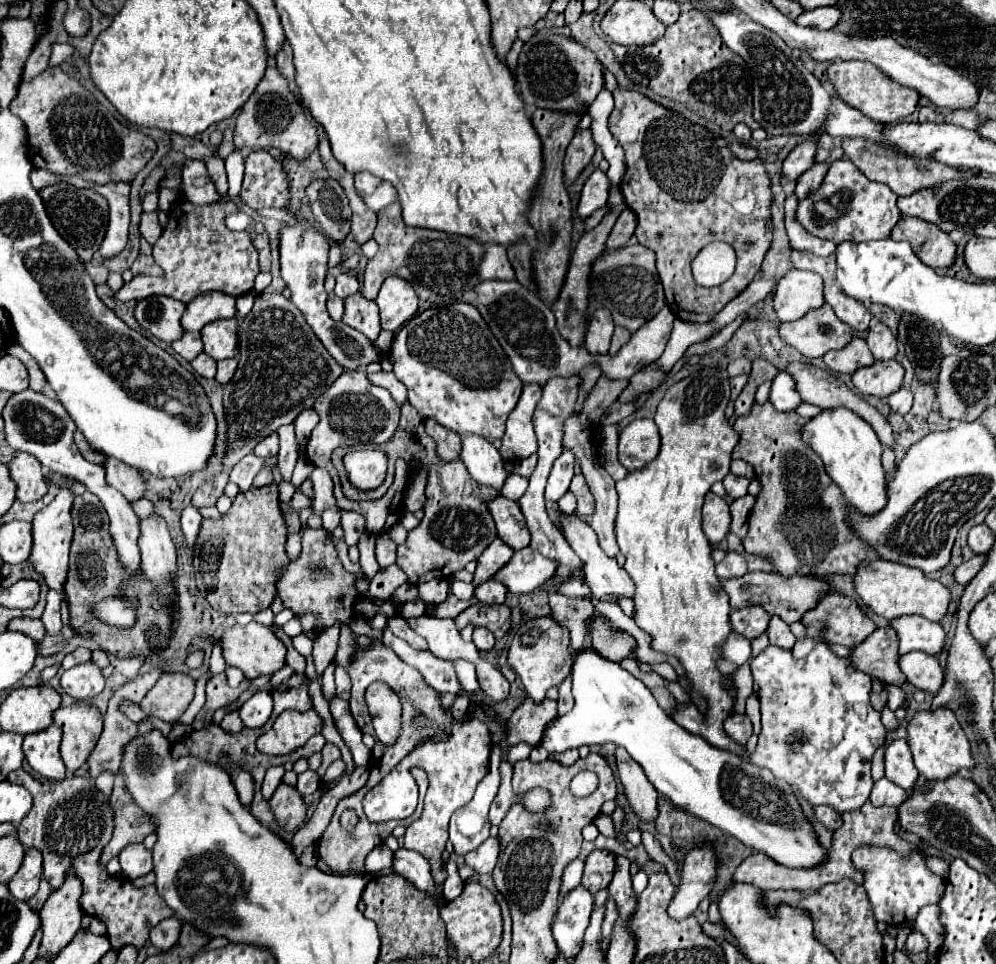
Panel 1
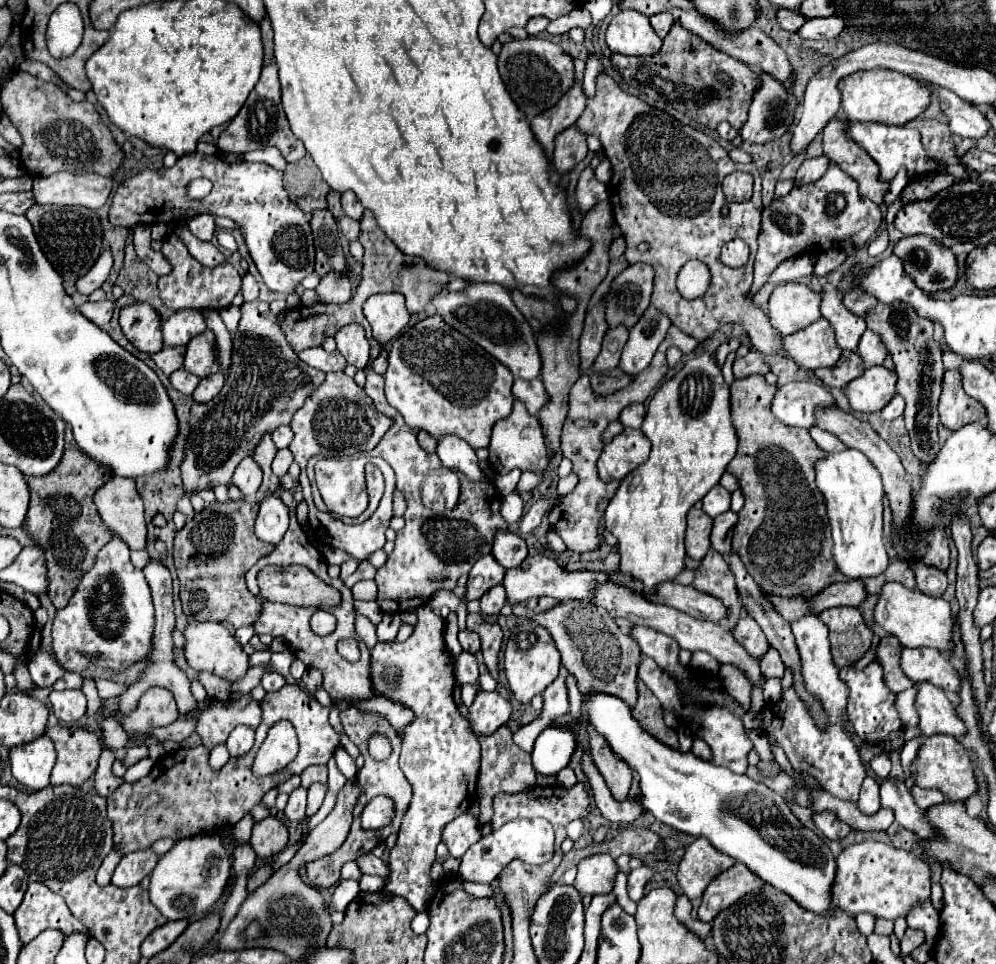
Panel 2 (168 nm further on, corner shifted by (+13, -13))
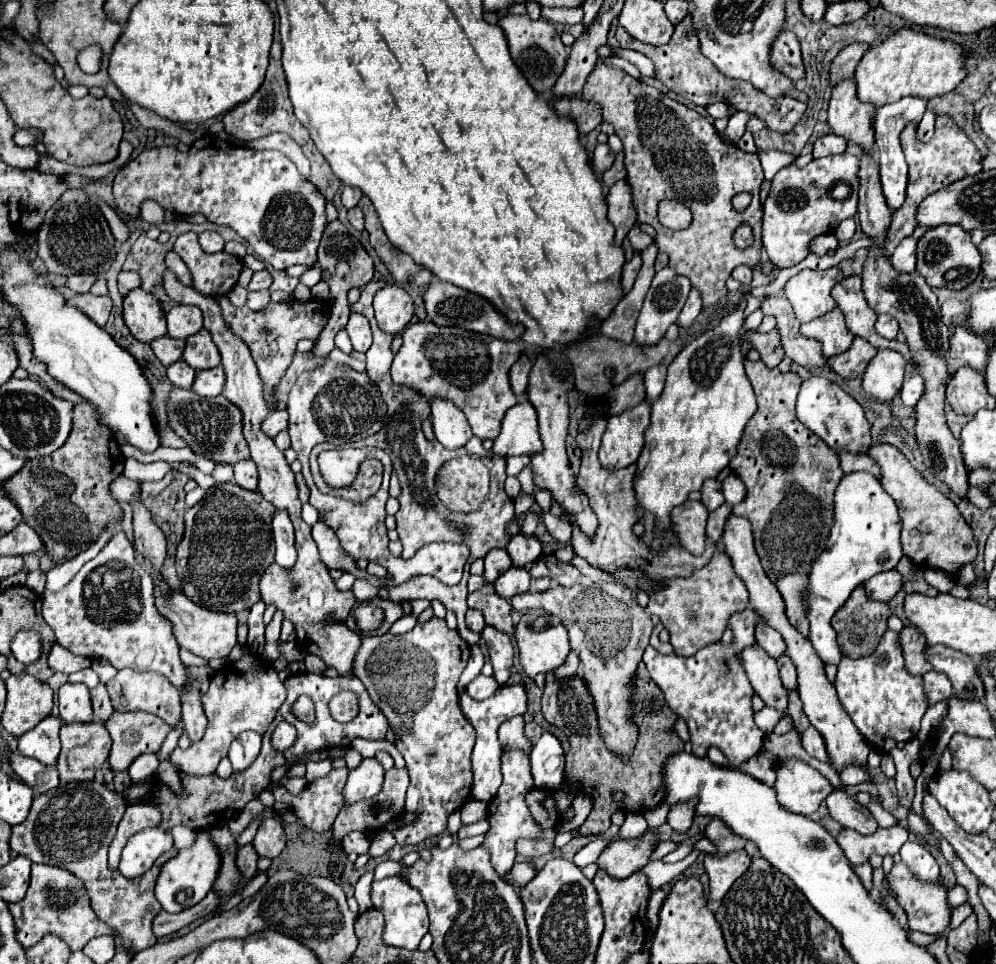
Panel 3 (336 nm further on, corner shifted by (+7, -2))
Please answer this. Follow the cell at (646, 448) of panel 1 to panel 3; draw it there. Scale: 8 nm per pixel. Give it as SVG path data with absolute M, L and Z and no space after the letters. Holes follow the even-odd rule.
M642 401L618 415L608 417L600 443L600 463L606 469L622 469L638 461L644 447L644 431L650 425L650 403Z

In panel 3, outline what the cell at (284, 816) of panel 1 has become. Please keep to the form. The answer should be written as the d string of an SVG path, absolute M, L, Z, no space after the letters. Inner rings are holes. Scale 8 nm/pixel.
M270 817L270 819L264 819L260 825L258 825L258 831L256 831L256 837L252 839L252 847L256 849L256 853L260 857L278 857L282 853L286 845L286 835L284 835L284 827L278 819Z

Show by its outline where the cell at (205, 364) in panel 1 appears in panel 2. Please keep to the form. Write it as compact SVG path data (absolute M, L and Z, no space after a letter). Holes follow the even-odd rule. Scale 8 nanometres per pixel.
M180 368L180 370L176 370L176 372L170 376L170 382L172 382L172 386L174 386L178 392L182 392L182 394L192 394L192 392L196 390L200 378L194 376L194 374L190 374L190 372L186 372L184 368Z

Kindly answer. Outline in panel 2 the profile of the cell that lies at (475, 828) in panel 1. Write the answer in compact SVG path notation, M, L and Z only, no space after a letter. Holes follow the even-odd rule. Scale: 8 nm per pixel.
M472 810L462 812L462 816L446 824L446 828L442 830L442 842L448 846L450 856L460 858L472 844L480 840L480 828L474 826L478 826L478 820L474 818Z

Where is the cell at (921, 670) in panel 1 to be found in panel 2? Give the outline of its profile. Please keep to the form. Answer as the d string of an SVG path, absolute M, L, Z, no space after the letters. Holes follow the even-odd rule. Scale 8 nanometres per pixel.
M914 682L916 688L916 710L920 716L920 730L924 736L950 734L960 738L966 732L964 722L958 718L954 704L946 692L930 682Z

